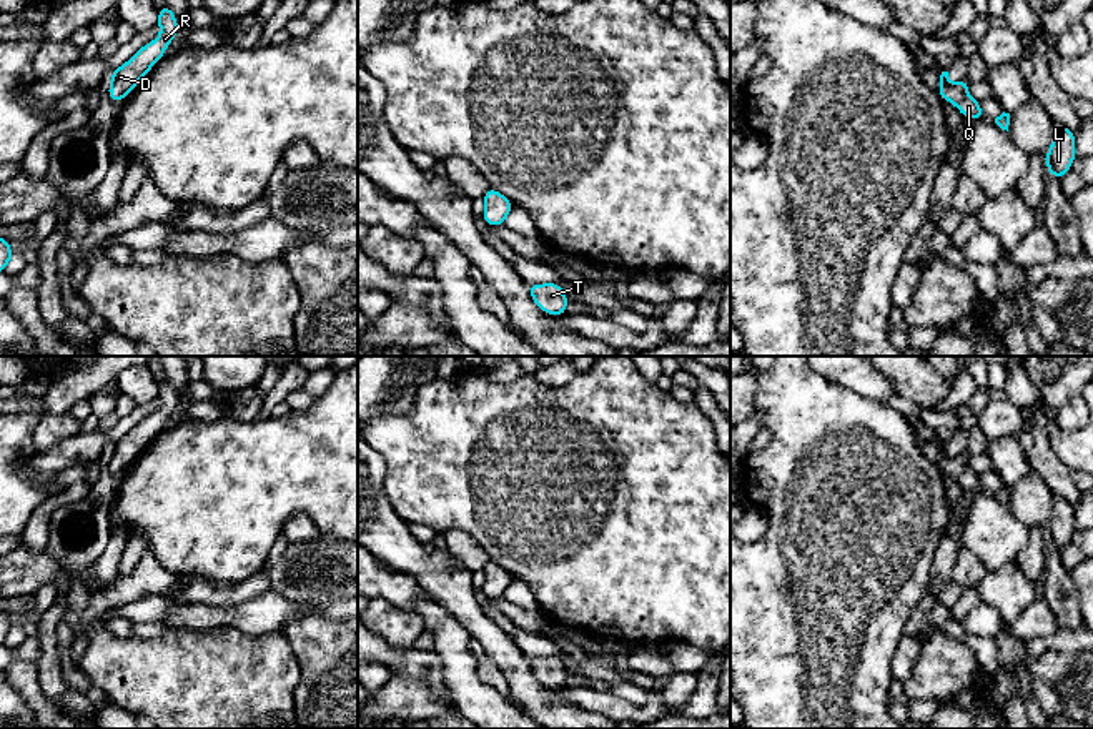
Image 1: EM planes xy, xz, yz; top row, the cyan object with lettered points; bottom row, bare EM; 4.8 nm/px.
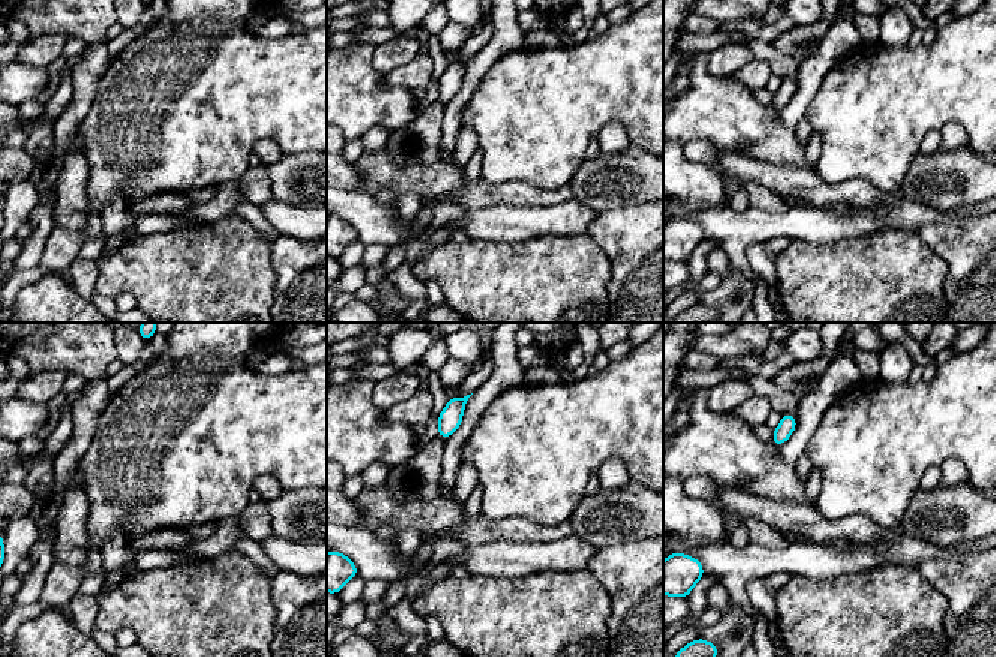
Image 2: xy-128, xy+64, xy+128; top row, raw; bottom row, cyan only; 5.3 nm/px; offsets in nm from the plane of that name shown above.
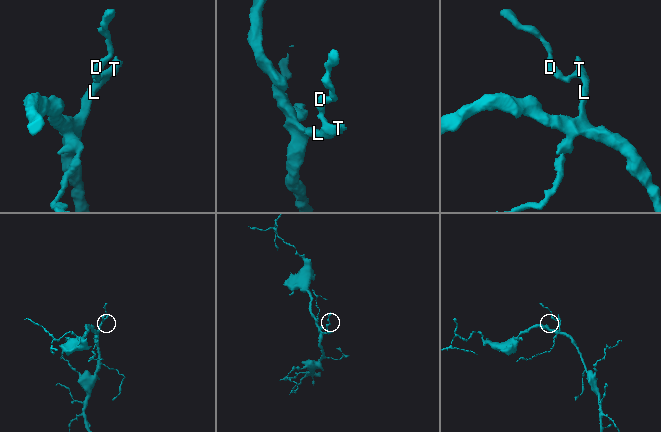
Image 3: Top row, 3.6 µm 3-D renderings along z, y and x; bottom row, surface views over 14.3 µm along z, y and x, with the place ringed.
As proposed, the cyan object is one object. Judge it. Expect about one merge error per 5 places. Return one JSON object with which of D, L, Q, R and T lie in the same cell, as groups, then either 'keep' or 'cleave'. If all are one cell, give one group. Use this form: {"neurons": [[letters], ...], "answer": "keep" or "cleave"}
{"neurons": [["D", "L", "Q", "R", "T"]], "answer": "keep"}

